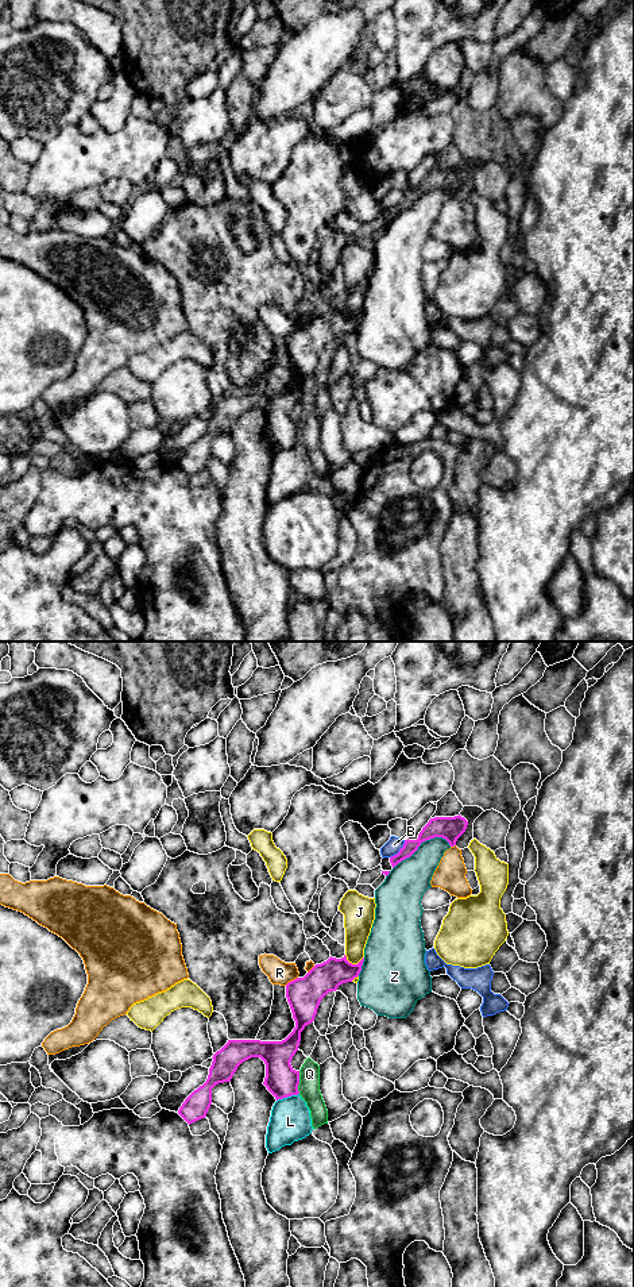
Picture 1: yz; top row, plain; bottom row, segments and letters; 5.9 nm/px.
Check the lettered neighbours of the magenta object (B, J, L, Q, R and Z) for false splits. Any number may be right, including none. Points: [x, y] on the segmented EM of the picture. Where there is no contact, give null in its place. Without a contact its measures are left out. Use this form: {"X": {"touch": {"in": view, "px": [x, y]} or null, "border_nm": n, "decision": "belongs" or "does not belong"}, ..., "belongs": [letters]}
{"B": {"touch": {"in": "yz", "px": [399, 850]}, "border_nm": 140, "decision": "does not belong"}, "J": {"touch": {"in": "yz", "px": [354, 964]}, "border_nm": 120, "decision": "does not belong"}, "L": {"touch": {"in": "yz", "px": [287, 1095]}, "border_nm": 140, "decision": "does not belong"}, "Q": {"touch": {"in": "yz", "px": [298, 1082]}, "border_nm": 140, "decision": "does not belong"}, "R": {"touch": {"in": "yz", "px": [292, 981]}, "border_nm": 90, "decision": "does not belong"}, "Z": {"touch": {"in": "yz", "px": [420, 844]}, "border_nm": 380, "decision": "does not belong"}, "belongs": []}

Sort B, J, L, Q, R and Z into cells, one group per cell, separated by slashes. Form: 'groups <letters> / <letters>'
groups B / J / L / Q / R / Z

